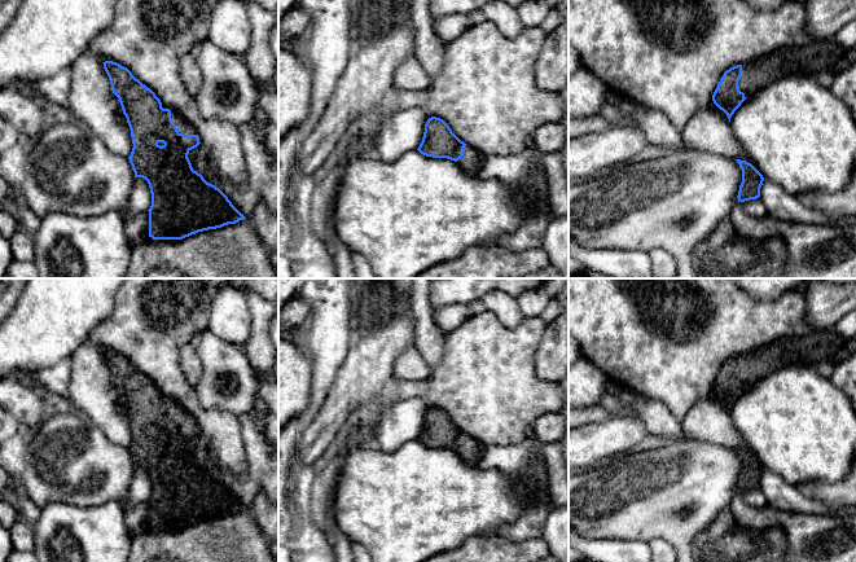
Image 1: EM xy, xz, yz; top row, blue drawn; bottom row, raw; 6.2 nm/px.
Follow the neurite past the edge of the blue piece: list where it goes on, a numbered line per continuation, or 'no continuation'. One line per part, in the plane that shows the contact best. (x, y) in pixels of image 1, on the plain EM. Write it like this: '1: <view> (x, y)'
1: xy (181, 415)

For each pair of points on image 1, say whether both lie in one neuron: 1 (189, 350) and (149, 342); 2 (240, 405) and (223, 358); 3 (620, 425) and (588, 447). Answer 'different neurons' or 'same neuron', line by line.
1: different neurons
2: same neuron
3: same neuron

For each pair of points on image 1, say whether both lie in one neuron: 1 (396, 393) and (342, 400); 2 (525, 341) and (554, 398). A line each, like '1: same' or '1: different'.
1: different
2: same

